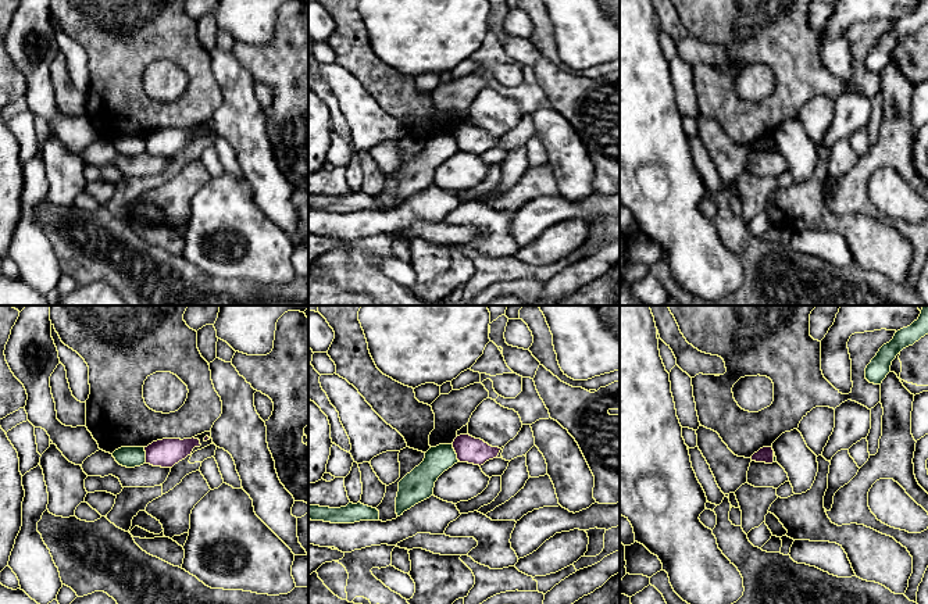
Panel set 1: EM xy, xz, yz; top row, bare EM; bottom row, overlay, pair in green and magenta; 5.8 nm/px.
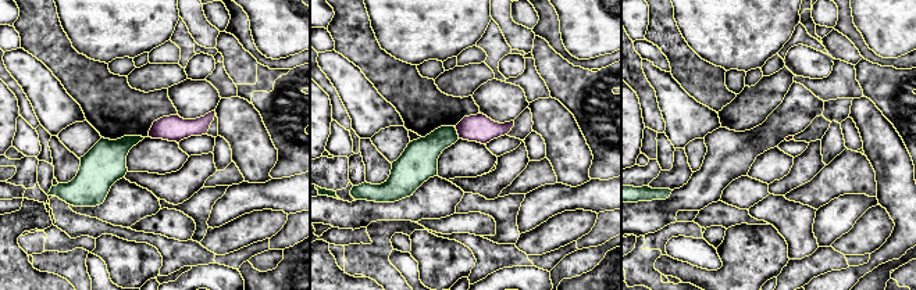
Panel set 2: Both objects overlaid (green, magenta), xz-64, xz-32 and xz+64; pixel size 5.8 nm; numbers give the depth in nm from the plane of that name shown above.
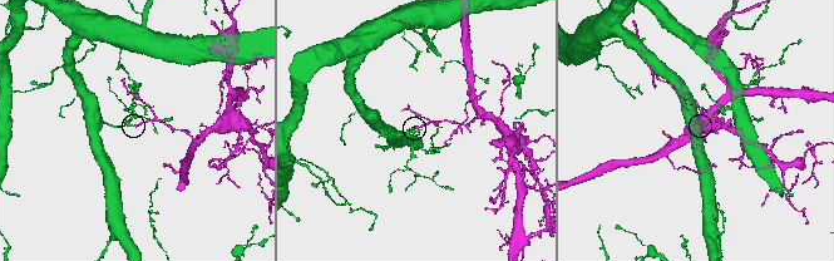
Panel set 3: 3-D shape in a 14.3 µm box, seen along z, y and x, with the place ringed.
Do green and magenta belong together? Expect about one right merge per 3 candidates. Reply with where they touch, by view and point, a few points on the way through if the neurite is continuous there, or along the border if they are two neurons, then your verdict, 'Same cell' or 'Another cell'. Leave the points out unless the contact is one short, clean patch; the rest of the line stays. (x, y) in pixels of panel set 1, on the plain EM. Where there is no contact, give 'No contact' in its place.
Touches green at xz (454, 142). Boundary: xz (452, 133), (459, 149). Another cell

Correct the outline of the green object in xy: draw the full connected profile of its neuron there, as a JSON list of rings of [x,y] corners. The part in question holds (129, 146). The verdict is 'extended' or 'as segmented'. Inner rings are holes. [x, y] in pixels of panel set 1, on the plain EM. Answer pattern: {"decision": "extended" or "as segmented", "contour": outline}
{"decision": "as segmented", "contour": [[[121,136],[113,142],[113,146],[126,157],[140,156],[146,151],[144,136]]]}

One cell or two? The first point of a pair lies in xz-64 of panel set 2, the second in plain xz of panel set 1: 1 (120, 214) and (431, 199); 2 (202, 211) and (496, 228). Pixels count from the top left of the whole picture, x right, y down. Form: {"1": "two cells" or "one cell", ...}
{"1": "one cell", "2": "one cell"}

